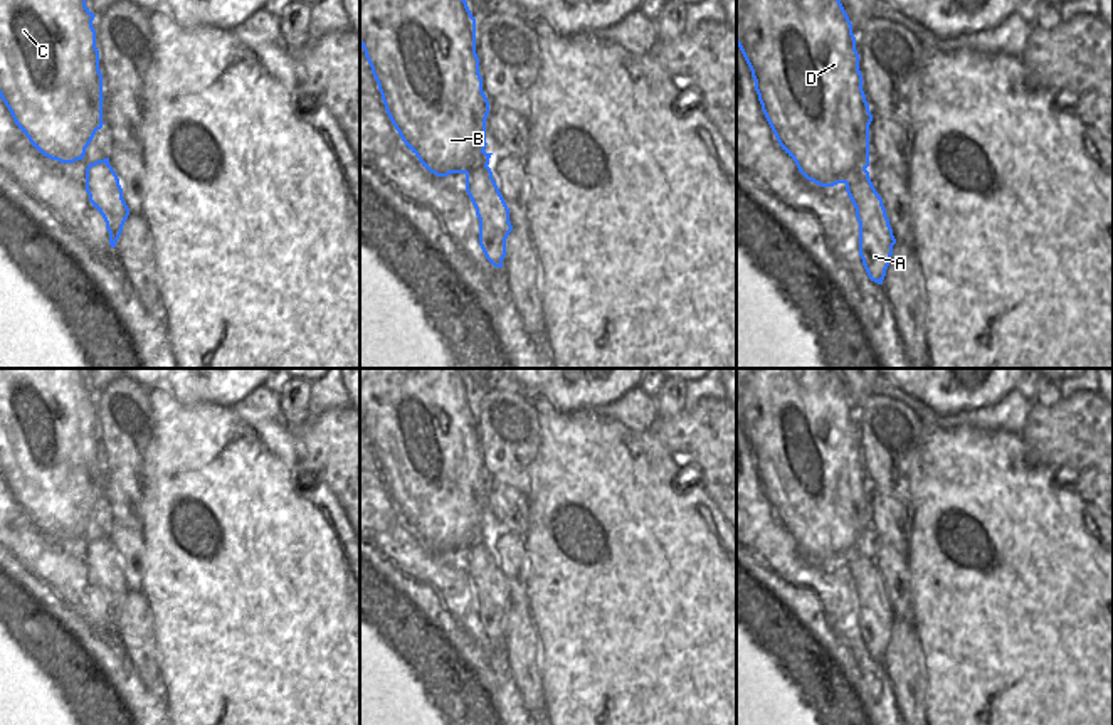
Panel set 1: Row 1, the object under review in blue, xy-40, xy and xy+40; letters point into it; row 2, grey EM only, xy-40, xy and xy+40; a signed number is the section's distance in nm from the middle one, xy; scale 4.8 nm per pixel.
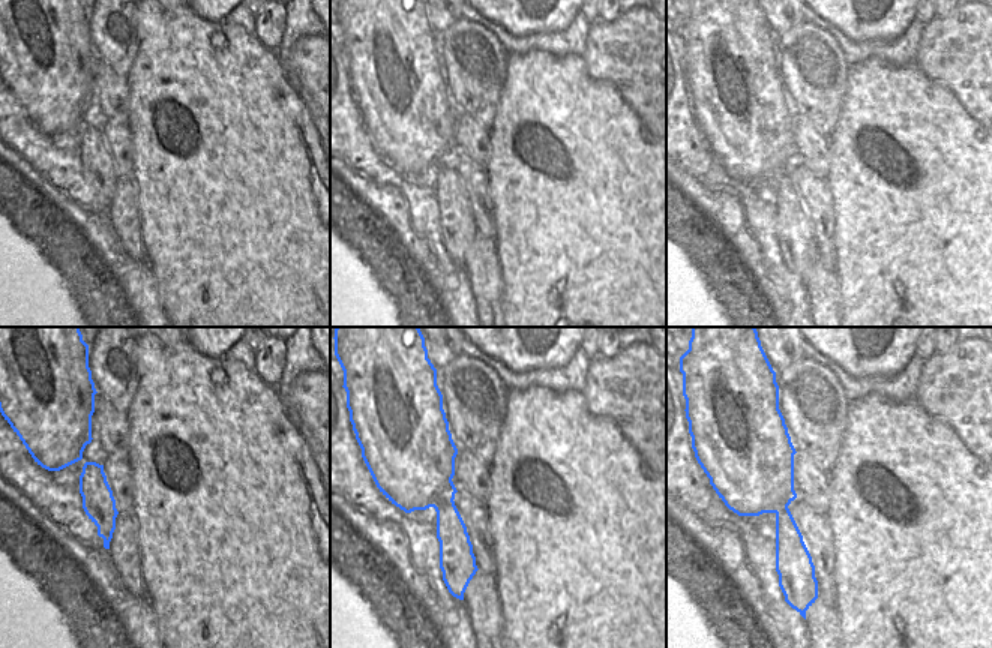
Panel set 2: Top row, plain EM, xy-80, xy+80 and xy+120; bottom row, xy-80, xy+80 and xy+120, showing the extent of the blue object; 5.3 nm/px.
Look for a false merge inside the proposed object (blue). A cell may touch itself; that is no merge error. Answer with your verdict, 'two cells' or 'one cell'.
two cells

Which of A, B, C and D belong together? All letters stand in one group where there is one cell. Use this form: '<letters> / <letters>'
A / B C D

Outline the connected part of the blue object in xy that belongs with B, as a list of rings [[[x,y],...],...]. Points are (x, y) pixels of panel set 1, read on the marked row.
[[[360,0],[360,45],[392,124],[425,170],[447,177],[489,165],[489,101],[476,54],[476,19],[466,0]]]

